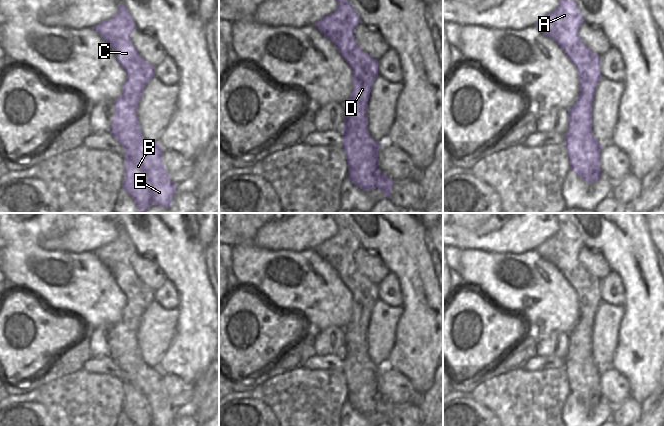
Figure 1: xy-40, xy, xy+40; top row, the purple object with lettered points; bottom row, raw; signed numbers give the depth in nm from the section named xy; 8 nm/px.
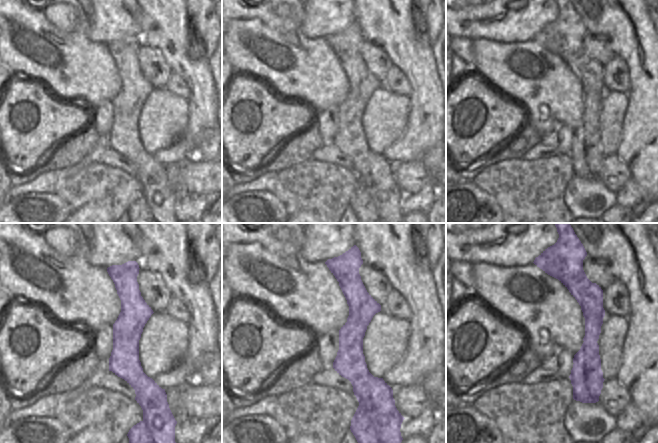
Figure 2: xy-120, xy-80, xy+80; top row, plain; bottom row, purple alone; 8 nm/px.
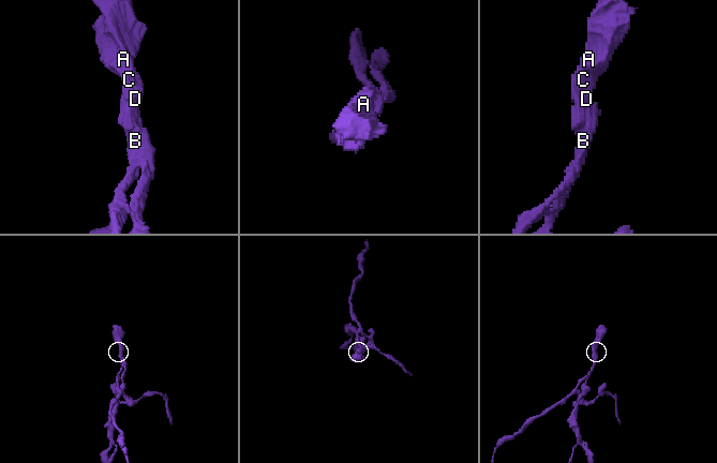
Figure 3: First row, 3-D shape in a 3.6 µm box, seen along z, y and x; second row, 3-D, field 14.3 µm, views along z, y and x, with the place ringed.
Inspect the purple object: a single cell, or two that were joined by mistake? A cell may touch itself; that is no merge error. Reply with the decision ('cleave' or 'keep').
cleave

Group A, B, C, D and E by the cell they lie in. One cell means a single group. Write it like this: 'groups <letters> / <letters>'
groups A C D E / B

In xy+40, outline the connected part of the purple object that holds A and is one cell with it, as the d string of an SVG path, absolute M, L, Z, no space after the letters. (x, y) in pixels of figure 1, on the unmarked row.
M554 213L558 230L546 239L536 250L545 260L555 265L578 296L580 316L576 326L568 333L568 353L578 352L578 342L592 330L594 316L602 298L600 280L589 273L578 260L584 242L570 222L566 213Z

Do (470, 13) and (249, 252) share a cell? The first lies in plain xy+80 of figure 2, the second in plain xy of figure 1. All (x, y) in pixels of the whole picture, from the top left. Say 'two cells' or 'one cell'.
two cells

